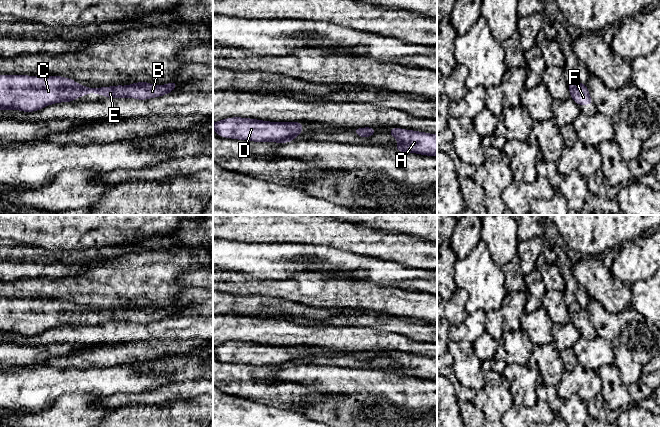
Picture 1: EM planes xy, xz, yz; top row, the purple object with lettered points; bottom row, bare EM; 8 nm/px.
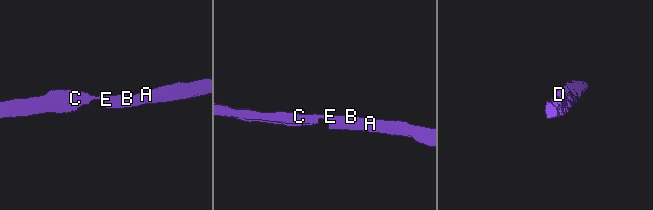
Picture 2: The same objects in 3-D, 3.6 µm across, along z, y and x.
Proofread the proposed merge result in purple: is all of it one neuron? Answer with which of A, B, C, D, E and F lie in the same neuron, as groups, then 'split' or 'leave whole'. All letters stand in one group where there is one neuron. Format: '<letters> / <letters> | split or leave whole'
A B C D E F | leave whole

